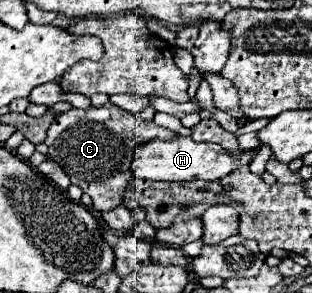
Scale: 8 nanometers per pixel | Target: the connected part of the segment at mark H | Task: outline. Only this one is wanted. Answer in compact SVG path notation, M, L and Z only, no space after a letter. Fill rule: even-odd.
M173 137L169 141L147 141L145 145L137 147L135 161L133 161L133 173L141 179L153 179L153 181L173 181L173 183L185 183L195 179L205 181L219 181L221 177L229 175L239 165L249 165L253 161L255 151L243 151L239 157L231 157L225 153L223 147L215 143L197 143L191 137Z

